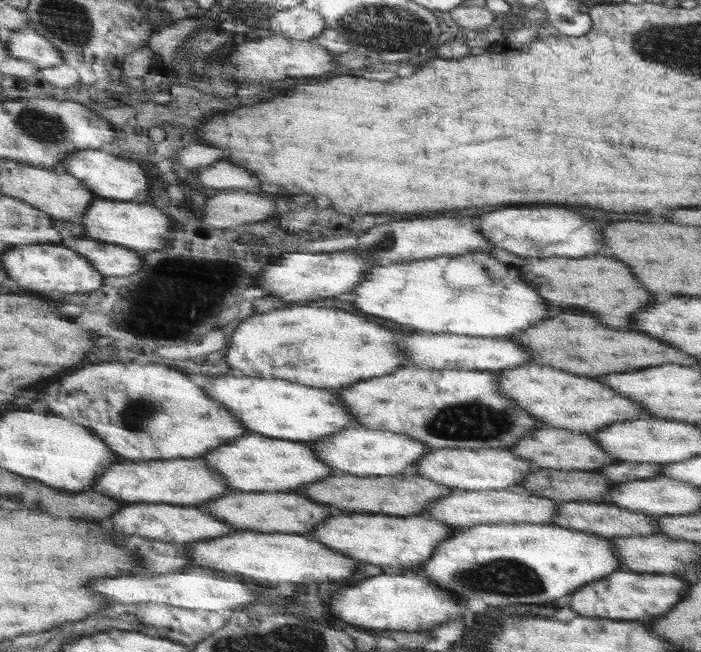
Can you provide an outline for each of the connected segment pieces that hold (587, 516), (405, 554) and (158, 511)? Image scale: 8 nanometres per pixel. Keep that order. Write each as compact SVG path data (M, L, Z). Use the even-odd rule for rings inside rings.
M580 501L561 503L560 506L558 506L558 514L556 514L555 520L550 522L550 524L614 538L624 536L656 535L658 533L656 520L657 516L655 515L620 508L620 506L614 505L614 503L592 503Z
M426 513L408 516L386 516L382 514L352 514L332 516L334 520L324 521L314 528L312 539L322 541L328 547L376 566L420 566L430 560L444 540L449 540L460 527L435 520Z
M132 504L132 506L116 512L114 522L126 534L154 538L154 540L170 543L192 543L196 540L208 540L232 534L236 530L232 523L219 520L218 517L210 515L208 511L204 511L202 508L196 510L192 506L172 506L172 504Z

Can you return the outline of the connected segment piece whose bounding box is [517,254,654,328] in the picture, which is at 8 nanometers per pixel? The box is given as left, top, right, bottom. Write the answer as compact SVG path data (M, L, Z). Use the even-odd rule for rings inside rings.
M598 254L594 258L592 256L569 259L561 257L558 260L555 257L528 258L526 265L517 268L526 283L530 284L530 287L536 288L538 295L550 300L552 304L562 306L562 308L578 306L576 310L586 310L586 313L594 312L594 316L602 316L602 320L606 320L606 324L614 324L614 328L628 326L634 320L634 314L652 306L652 302L654 302L654 296L650 296L650 292L638 284L638 280L632 274L628 264L606 255ZM632 290L636 290L636 294ZM624 294L630 298L624 300ZM632 296L636 296L636 300Z

